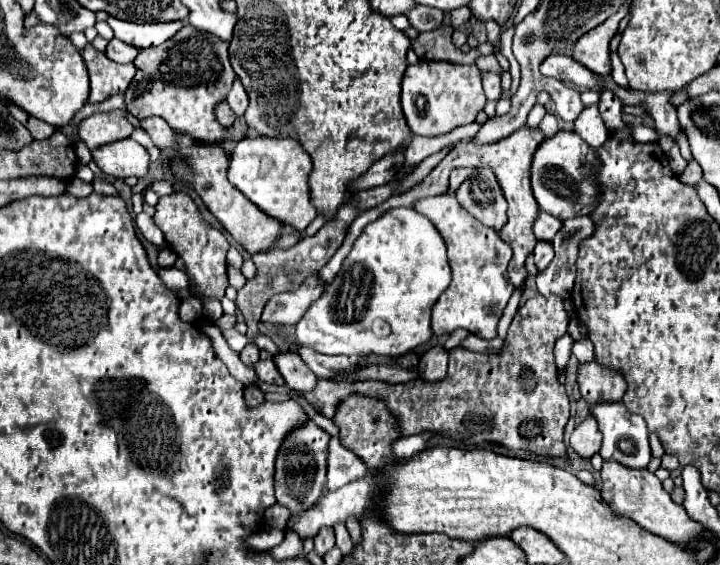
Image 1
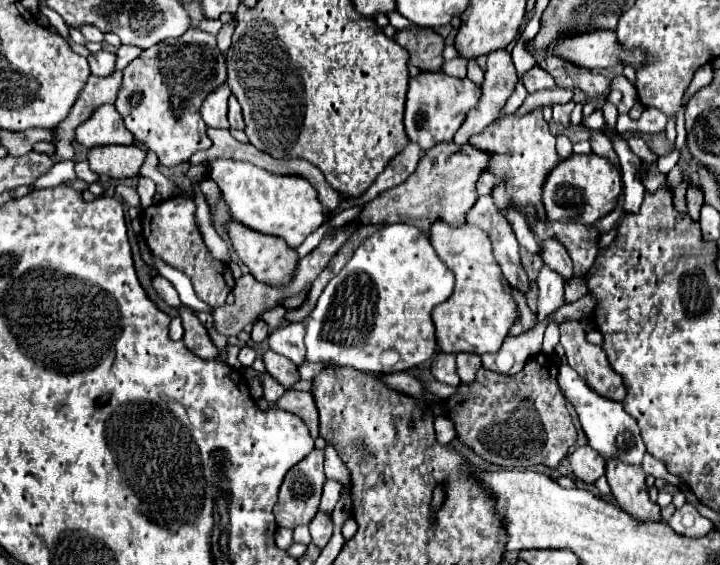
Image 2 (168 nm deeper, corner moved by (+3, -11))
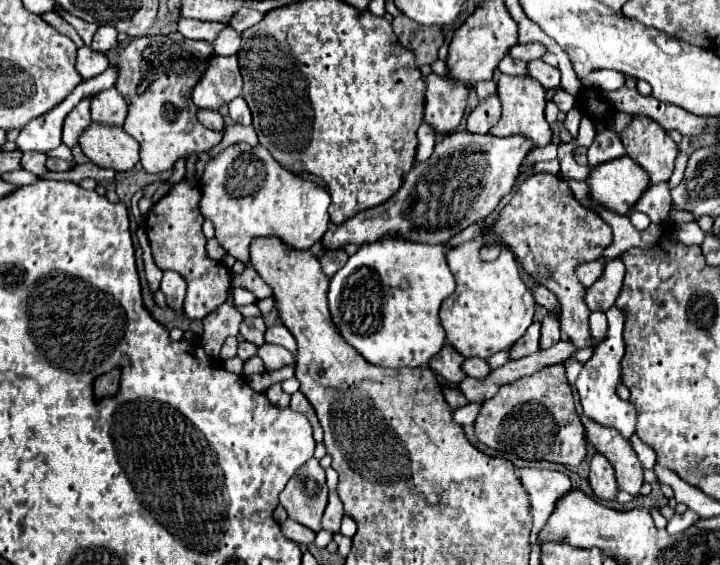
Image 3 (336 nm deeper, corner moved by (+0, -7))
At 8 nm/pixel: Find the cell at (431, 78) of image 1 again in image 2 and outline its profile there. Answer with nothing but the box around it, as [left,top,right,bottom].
[404,72,480,150]

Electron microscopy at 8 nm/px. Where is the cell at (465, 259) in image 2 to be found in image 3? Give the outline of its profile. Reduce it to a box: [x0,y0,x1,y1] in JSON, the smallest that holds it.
[441,232,535,358]

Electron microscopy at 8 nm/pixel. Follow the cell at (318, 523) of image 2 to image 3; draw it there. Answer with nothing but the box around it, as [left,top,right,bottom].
[321,492,343,532]

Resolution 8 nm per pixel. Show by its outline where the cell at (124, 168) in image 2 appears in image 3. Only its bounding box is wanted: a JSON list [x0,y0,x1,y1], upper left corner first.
[79,124,139,170]

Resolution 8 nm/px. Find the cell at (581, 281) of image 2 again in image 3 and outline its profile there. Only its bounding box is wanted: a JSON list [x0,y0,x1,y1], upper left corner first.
[627,182,673,223]

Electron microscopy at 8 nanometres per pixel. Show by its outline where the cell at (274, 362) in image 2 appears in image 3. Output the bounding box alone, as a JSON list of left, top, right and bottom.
[257,344,295,370]

